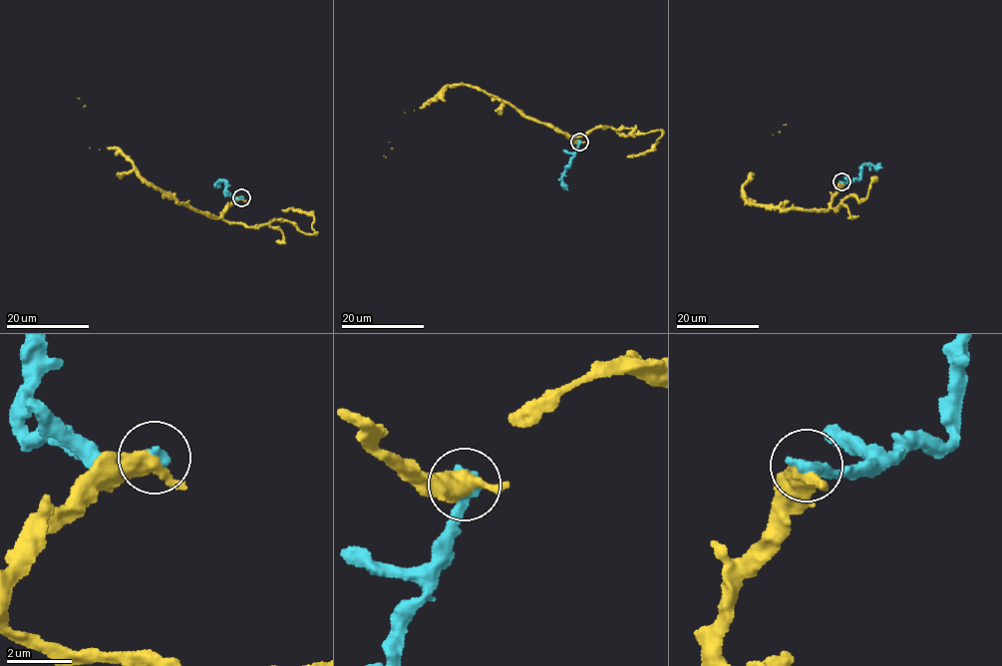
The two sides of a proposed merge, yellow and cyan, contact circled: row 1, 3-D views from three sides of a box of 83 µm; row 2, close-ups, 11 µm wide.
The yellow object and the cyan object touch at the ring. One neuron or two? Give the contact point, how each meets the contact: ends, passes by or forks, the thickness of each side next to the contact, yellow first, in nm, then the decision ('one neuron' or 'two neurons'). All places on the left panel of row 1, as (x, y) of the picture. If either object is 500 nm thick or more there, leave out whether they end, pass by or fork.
place (241, 197); yellow passes by; cyan ends; calibres 480 and 480 nm; two neurons

